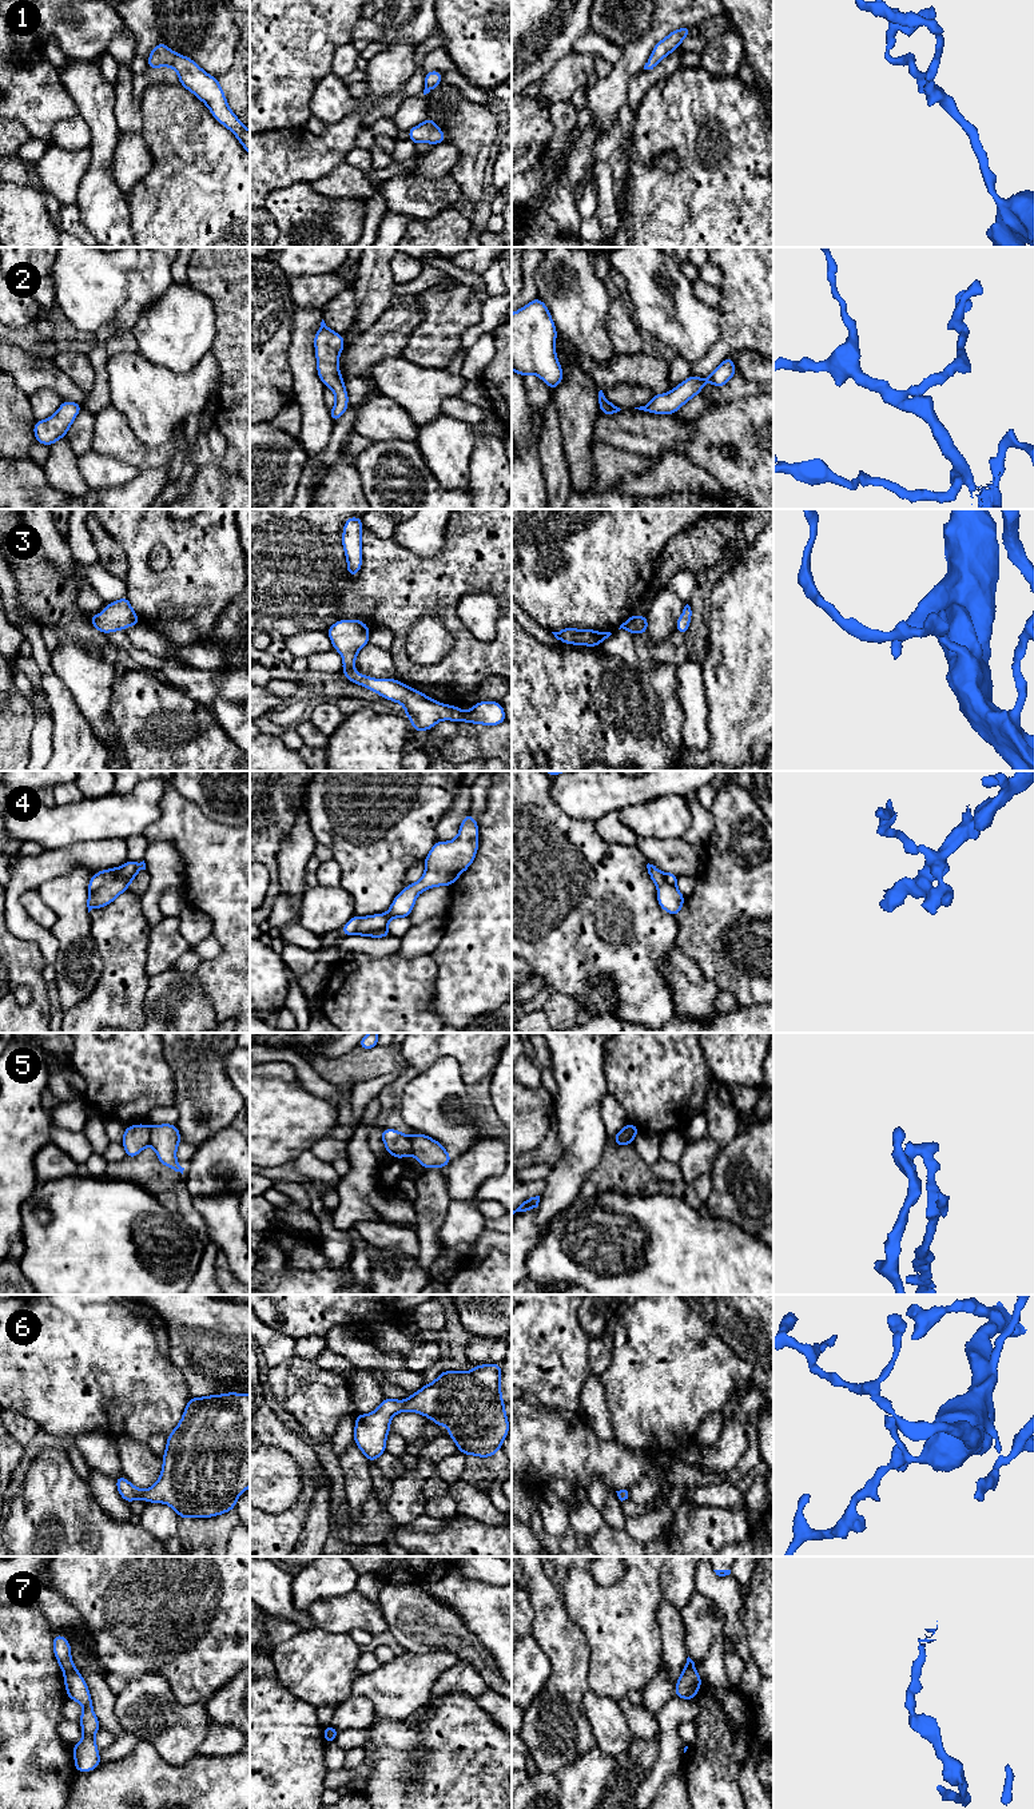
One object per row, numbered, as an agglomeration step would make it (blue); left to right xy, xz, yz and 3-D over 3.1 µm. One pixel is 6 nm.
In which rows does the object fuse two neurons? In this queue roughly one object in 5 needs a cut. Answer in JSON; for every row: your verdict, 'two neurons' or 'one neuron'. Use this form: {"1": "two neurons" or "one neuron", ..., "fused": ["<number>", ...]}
{"1": "one neuron", "2": "one neuron", "3": "one neuron", "4": "one neuron", "5": "two neurons", "6": "one neuron", "7": "one neuron", "fused": ["5"]}

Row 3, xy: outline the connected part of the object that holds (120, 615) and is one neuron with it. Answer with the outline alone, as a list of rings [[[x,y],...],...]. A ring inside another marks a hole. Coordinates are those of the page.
[[[128,596],[110,603],[100,615],[92,615],[90,621],[99,632],[106,635],[142,623],[135,615]]]

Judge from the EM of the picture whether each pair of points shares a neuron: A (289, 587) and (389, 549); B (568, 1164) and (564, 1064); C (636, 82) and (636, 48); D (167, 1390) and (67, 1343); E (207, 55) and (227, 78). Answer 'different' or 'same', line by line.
A: different
B: same
C: different
D: same
E: different

